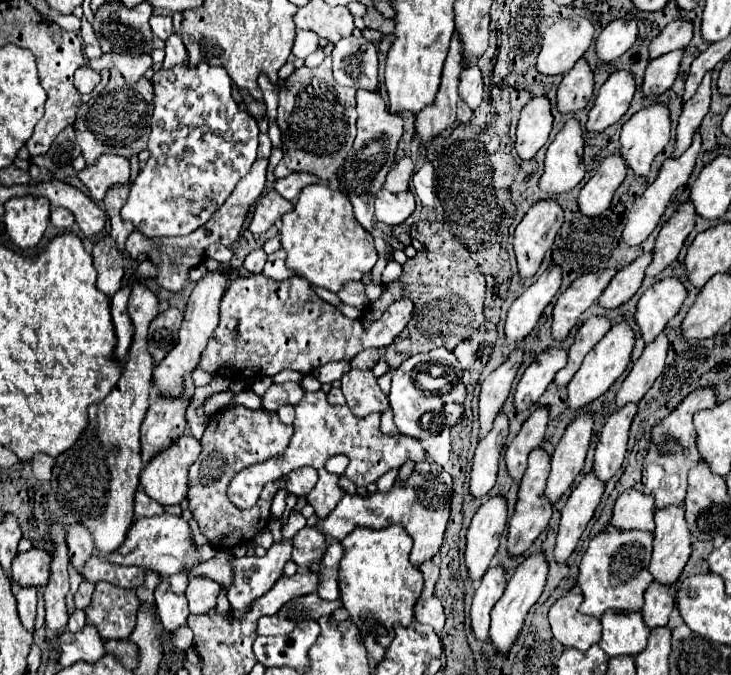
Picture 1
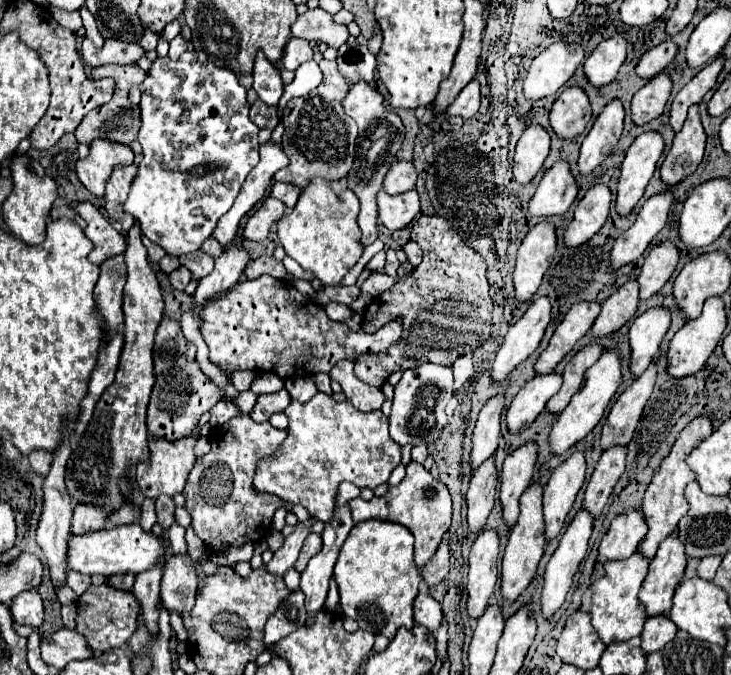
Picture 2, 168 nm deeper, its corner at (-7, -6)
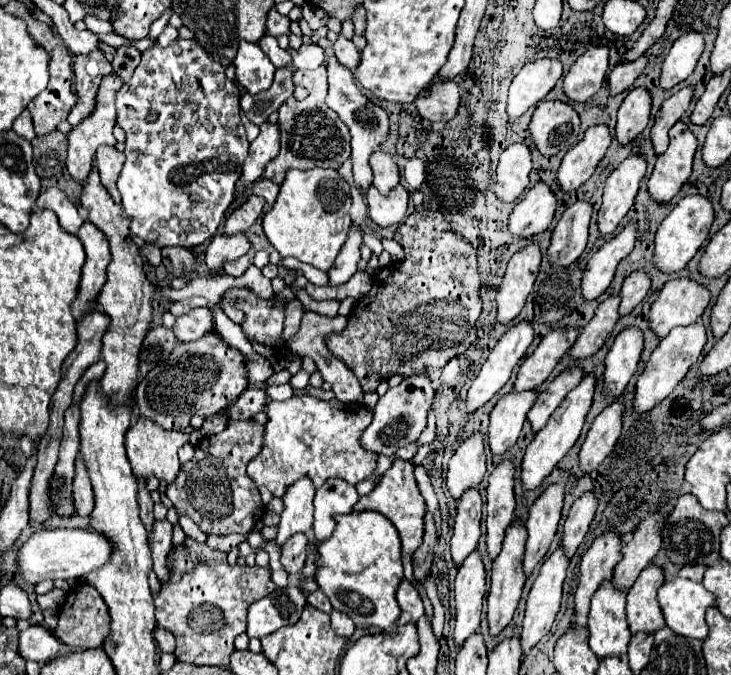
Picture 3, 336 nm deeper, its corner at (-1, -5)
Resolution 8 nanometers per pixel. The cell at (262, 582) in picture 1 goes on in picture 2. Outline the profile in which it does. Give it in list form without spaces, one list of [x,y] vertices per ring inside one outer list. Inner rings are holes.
[[[313,519],[309,521],[299,521],[293,529],[291,535],[285,537],[283,545],[279,551],[275,551],[271,563],[267,565],[267,569],[273,573],[273,575],[283,575],[287,569],[291,569],[297,561],[297,555],[301,551],[301,545],[305,541],[305,537],[311,533],[311,525],[313,525]]]

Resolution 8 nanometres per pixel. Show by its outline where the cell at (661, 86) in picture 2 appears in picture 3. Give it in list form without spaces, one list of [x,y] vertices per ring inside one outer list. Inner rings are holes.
[[[633,88],[623,100],[617,114],[617,140],[619,144],[631,142],[639,132],[645,130],[651,112],[651,92],[647,88]]]

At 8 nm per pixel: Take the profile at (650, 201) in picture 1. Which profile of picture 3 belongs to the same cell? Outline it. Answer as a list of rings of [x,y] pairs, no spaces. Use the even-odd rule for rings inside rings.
[[[631,220],[619,234],[615,234],[615,238],[605,242],[605,246],[589,258],[581,284],[583,296],[587,300],[599,298],[609,288],[617,264],[635,248],[637,232],[637,222]]]

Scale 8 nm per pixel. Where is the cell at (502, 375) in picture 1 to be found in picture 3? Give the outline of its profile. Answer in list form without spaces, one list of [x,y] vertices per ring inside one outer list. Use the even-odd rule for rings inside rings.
[[[477,432],[455,450],[449,460],[447,470],[447,488],[455,500],[463,494],[463,490],[471,486],[479,486],[485,476],[485,444],[483,434]]]

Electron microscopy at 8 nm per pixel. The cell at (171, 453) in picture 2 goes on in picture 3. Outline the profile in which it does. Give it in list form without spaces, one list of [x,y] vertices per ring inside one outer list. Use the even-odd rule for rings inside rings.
[[[135,418],[133,426],[127,430],[127,436],[125,436],[125,448],[127,448],[127,458],[129,458],[129,464],[133,468],[133,474],[137,478],[159,478],[167,484],[173,484],[177,474],[179,474],[179,468],[181,468],[181,462],[177,458],[177,450],[189,442],[189,434],[187,432],[177,432],[177,430],[163,430],[159,426],[155,426],[151,420],[147,418]]]

